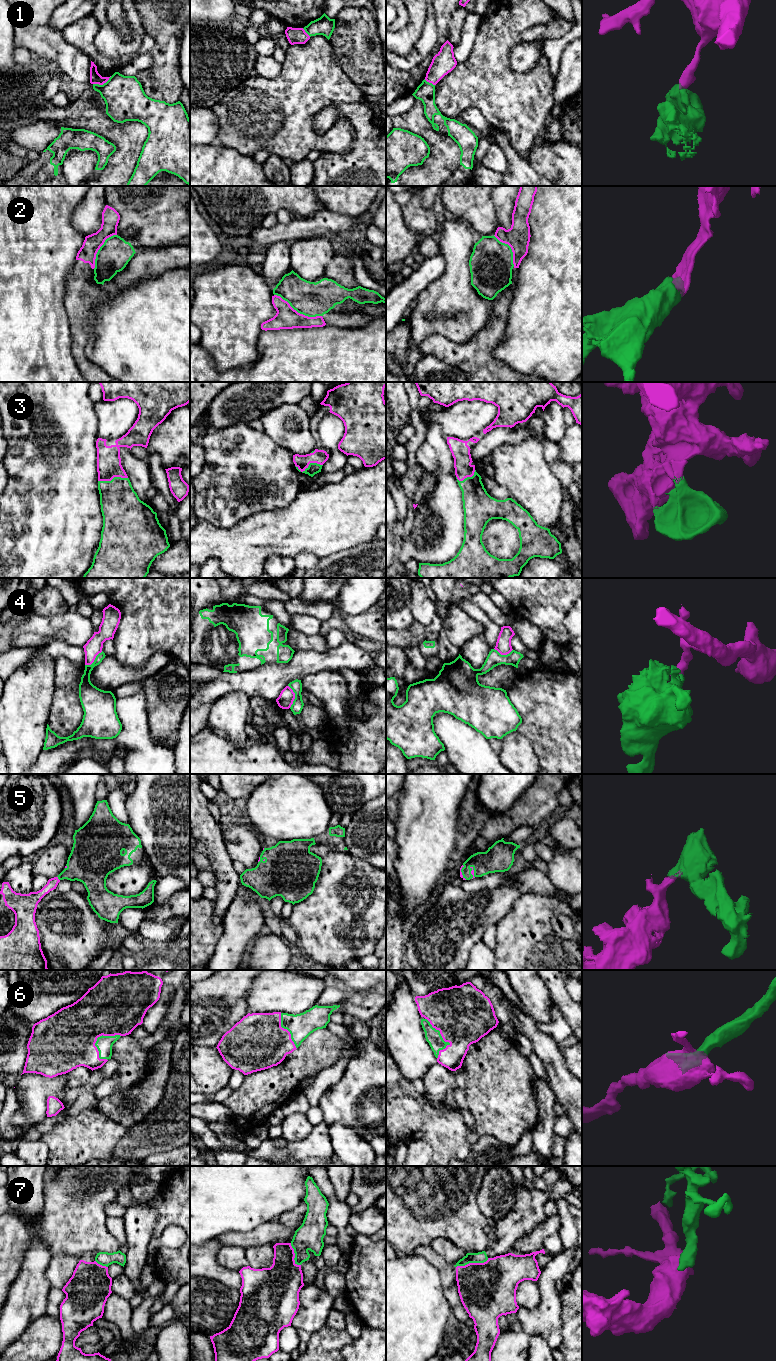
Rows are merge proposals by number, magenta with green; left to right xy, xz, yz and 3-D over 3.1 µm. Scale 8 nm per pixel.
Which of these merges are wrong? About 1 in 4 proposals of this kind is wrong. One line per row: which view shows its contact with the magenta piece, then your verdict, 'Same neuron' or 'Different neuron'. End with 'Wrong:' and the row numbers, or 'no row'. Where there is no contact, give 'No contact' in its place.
1: Touches magenta in xy. Different neuron
2: Touches magenta in xz. Different neuron
3: Touches magenta in xz. Same neuron
4: Touches magenta in xz. Different neuron
5: Touches magenta in yz. Same neuron
6: Touches magenta in xy. Same neuron
7: Touches magenta in yz. Different neuron
Wrong: 1, 2, 4, 7

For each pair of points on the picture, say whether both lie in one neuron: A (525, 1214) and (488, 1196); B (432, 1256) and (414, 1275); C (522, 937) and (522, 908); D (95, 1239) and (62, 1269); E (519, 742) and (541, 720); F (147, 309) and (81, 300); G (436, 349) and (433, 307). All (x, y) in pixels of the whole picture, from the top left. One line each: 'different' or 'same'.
A: different
B: different
C: same
D: different
E: different
F: different
G: different

